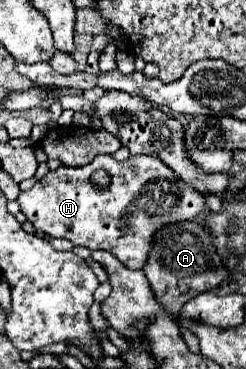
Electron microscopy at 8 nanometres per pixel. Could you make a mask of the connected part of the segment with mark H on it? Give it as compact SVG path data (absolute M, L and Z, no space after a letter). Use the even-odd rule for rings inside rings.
M97 155L97 159L85 167L59 167L57 171L49 171L29 191L23 191L17 201L21 213L25 213L37 231L47 237L69 239L73 245L89 247L91 251L109 251L127 269L143 269L157 229L191 221L207 209L199 191L181 181L175 171L151 155L137 155L127 161ZM95 169L105 169L111 175L107 189L97 189L89 181Z

